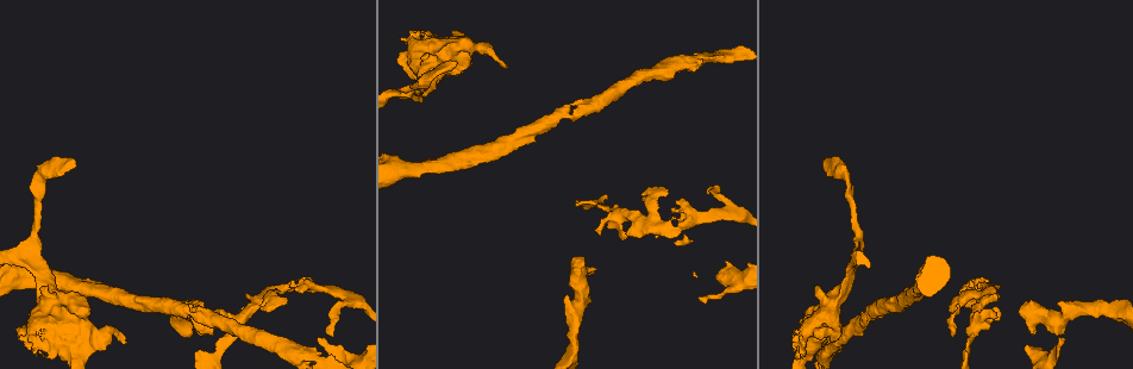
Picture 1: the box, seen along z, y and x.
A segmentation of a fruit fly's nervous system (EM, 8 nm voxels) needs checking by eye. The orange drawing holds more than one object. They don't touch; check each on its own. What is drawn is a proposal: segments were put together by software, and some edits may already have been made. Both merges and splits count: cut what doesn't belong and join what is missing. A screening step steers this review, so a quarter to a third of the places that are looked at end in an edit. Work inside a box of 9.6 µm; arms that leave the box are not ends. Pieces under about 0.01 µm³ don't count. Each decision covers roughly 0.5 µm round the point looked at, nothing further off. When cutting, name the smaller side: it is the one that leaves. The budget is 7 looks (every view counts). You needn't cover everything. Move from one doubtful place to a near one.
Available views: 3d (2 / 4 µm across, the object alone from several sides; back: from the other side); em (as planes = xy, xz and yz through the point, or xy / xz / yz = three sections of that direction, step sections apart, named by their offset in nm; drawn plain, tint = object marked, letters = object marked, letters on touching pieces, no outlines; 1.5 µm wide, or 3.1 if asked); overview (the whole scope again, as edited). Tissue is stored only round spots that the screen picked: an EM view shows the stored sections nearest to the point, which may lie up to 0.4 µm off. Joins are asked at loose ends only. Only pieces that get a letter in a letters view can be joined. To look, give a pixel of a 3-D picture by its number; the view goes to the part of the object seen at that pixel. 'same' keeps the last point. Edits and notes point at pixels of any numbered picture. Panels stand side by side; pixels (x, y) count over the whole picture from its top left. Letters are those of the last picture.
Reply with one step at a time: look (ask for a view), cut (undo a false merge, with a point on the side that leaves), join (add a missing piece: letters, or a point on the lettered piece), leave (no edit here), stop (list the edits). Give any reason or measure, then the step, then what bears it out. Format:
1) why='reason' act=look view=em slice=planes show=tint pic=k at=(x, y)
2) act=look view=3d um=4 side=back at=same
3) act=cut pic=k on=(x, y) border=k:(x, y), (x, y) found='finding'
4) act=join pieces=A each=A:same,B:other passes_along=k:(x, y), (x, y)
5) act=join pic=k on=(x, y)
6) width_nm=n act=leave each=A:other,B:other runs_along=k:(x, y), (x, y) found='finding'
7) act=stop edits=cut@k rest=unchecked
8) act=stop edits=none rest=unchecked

why='thin end' act=look view=em slice=yz step=8 show=tint pic=1 at=(317, 337)

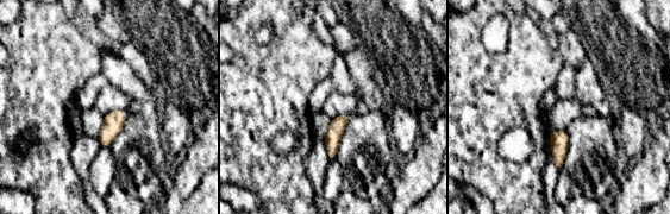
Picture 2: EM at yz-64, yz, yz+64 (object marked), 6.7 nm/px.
act=look view=em slice=planes show=letters at=same

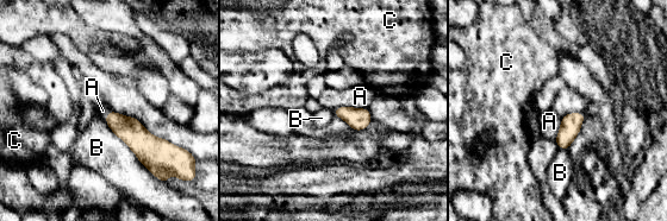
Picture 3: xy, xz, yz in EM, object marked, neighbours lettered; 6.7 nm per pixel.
width_nm=120 act=leave each=A:other,B:other,C:other border=3:(366, 107), (338, 106), (332, 109) found='none of them fits'

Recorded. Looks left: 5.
why='free end' act=look view=3d um=2 side=back pic=1 at=(270, 310)

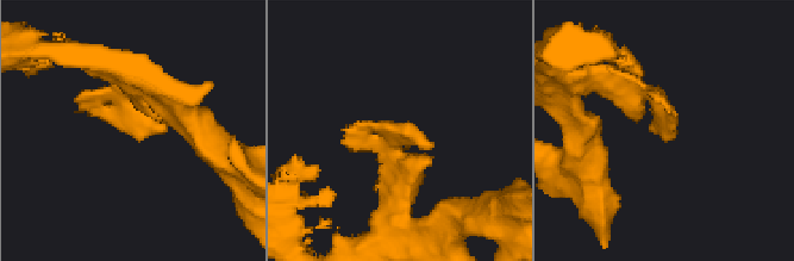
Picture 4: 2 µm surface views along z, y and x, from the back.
act=look view=em slice=planes show=letters pic=4 at=(403, 124)

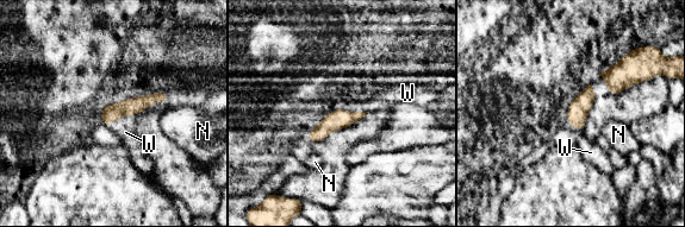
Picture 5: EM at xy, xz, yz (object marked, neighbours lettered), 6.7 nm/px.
width_nm=120 longest_contact=W:140nm act=join pieces=W each=N:other,W:same found='the cell continues'

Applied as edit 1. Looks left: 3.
why='branch stops here' act=look view=3d um=4 side=back pic=1 at=(824, 160)

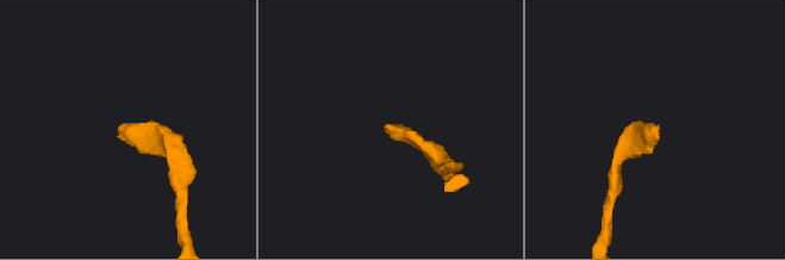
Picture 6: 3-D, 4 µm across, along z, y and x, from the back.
why='shape alone is not enough' act=look view=em slice=planes show=letters pic=6 at=(120, 128)

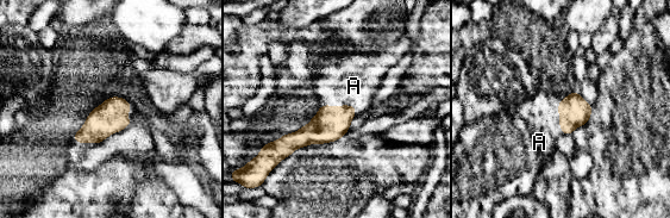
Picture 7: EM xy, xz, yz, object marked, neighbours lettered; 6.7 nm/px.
longest_contact=A:220nm act=join pieces=A each=A:same passes_along=7:(331, 123), (336, 106), (354, 86) found='it goes on there'

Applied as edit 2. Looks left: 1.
act=stop edits=join@5,join@7 rest=unchecked

